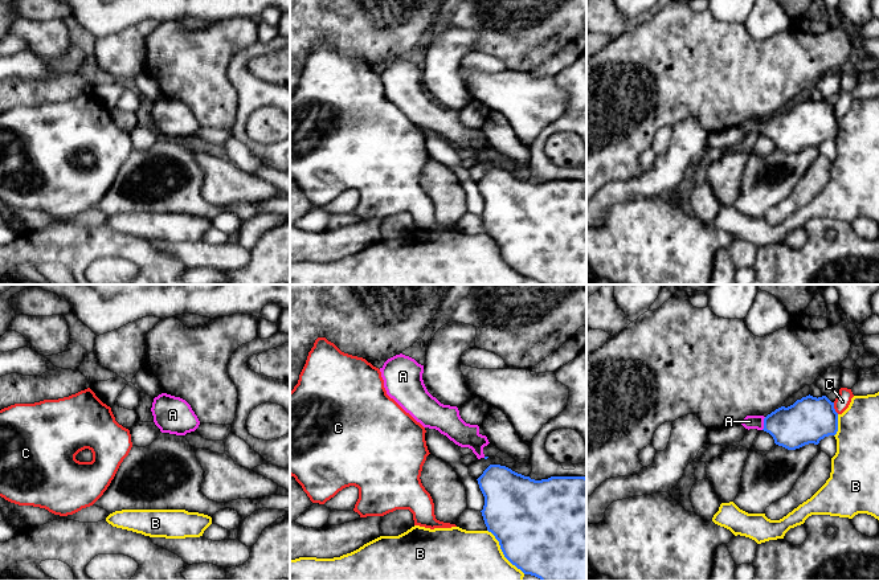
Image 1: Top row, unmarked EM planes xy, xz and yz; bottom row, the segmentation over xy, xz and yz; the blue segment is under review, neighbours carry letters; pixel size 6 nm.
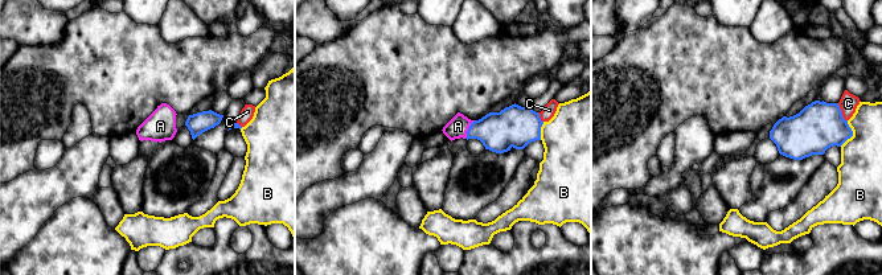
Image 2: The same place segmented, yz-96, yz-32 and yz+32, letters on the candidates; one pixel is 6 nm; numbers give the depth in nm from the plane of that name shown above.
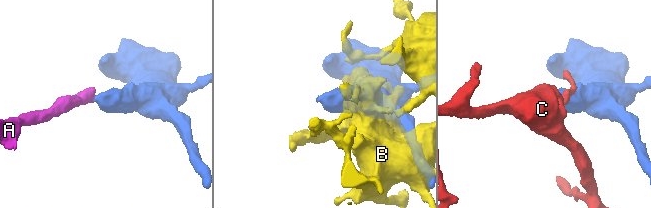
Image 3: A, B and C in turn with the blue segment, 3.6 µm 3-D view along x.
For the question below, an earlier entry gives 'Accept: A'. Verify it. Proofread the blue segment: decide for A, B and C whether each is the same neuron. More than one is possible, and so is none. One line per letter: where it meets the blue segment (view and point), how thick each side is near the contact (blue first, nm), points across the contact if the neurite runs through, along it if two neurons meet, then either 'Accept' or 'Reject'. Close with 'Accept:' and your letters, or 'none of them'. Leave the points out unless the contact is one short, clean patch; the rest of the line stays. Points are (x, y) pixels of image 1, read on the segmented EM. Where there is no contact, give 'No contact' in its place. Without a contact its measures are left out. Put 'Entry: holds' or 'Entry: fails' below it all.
A: Touches blue at yz (764, 424). Thickness 260 nm (blue) against 80 nm. Path across: yz (804, 422), (764, 424), (749, 421). Accept
B: Touches blue at xz (503, 553). Thickness 500 nm (blue) against 500 nm. Reject
C: Touches blue at yz (833, 408). Thickness 280 nm (blue) against 90 nm. Boundary: yz (833, 402), (833, 408), (838, 413). Reject
Accept: A
Entry: holds

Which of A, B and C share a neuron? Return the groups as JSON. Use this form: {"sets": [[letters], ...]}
{"sets": [["A"], ["B"], ["C"]]}

